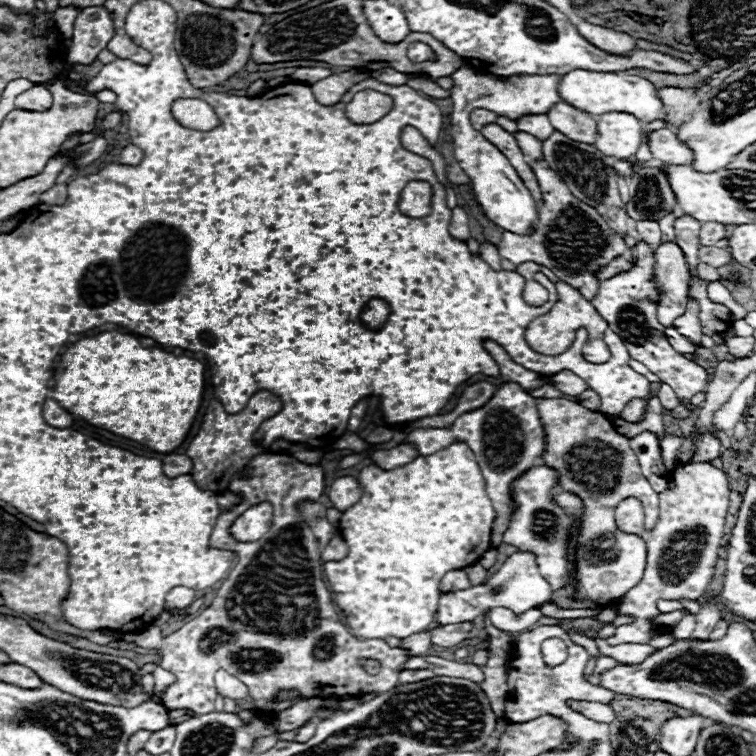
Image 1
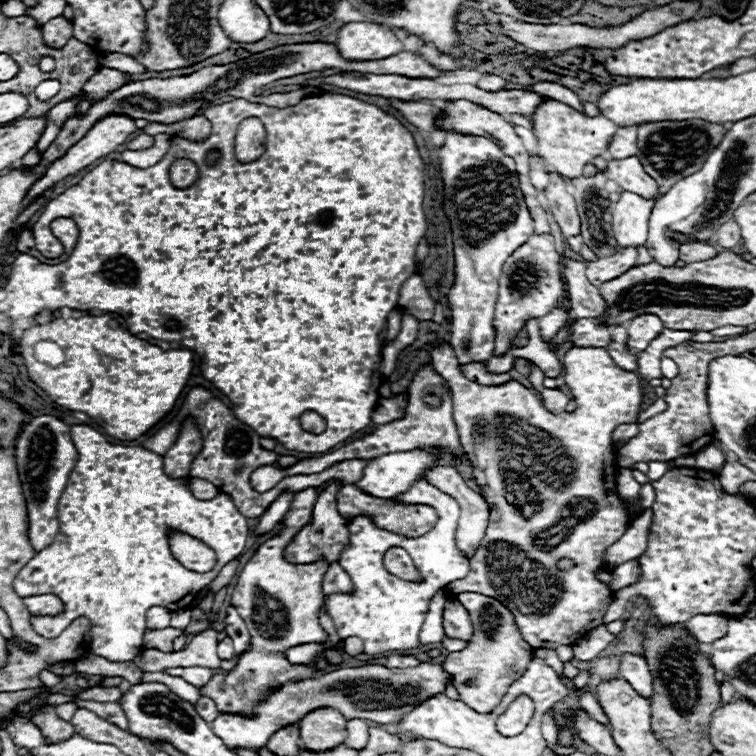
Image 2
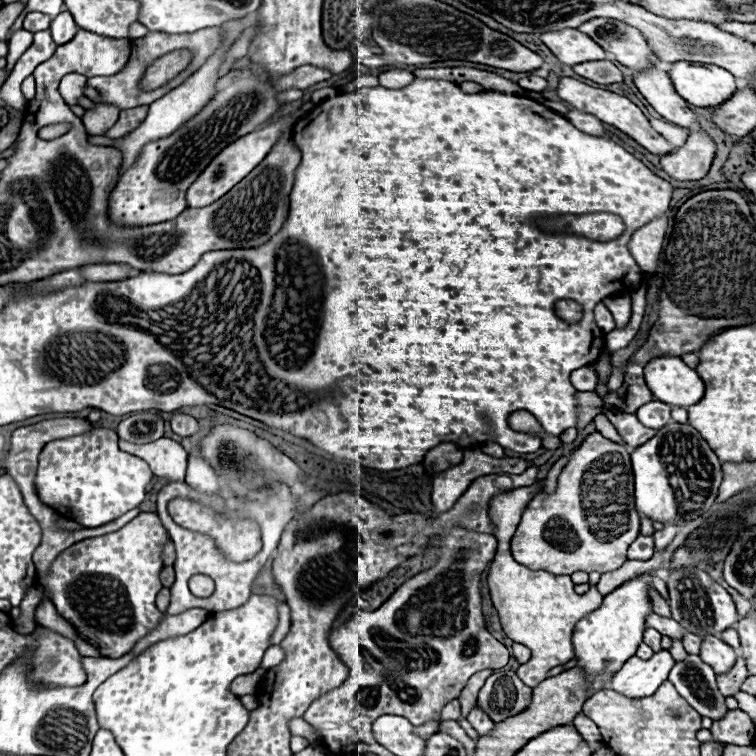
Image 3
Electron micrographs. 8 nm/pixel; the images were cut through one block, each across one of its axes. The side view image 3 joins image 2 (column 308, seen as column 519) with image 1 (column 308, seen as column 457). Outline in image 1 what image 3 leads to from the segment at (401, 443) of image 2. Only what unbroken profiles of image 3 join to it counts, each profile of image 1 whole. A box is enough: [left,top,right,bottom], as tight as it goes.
[130,454,412,718]

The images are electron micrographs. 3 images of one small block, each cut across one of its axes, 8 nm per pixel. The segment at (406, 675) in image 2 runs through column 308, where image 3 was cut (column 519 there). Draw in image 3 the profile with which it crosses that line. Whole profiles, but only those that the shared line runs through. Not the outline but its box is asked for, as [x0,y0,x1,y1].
[478,670,532,720]

